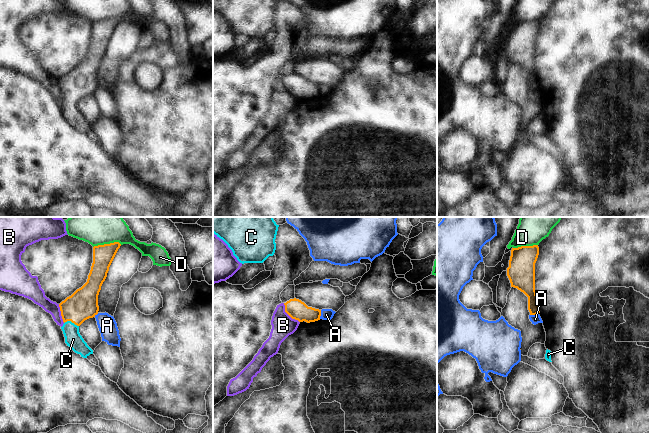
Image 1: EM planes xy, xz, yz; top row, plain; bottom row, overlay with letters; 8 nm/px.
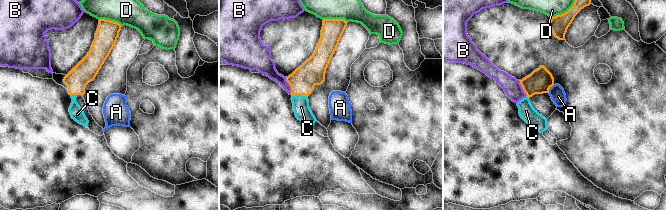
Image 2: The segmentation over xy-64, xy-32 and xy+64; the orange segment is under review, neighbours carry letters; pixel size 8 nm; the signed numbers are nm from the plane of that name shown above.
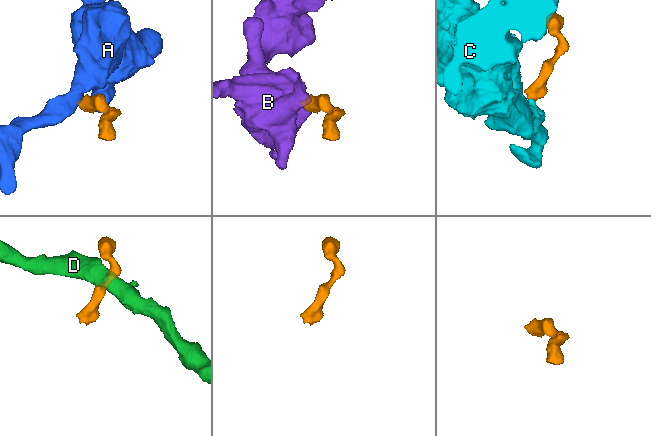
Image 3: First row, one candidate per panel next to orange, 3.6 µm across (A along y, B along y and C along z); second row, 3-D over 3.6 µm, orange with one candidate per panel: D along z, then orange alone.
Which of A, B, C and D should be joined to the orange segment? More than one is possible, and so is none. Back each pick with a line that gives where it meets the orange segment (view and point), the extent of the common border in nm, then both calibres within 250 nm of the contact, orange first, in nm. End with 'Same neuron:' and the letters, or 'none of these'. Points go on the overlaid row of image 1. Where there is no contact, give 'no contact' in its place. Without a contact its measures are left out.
C: xy (71, 321) | 120 nm | 240/140 nm
Same neuron: C

